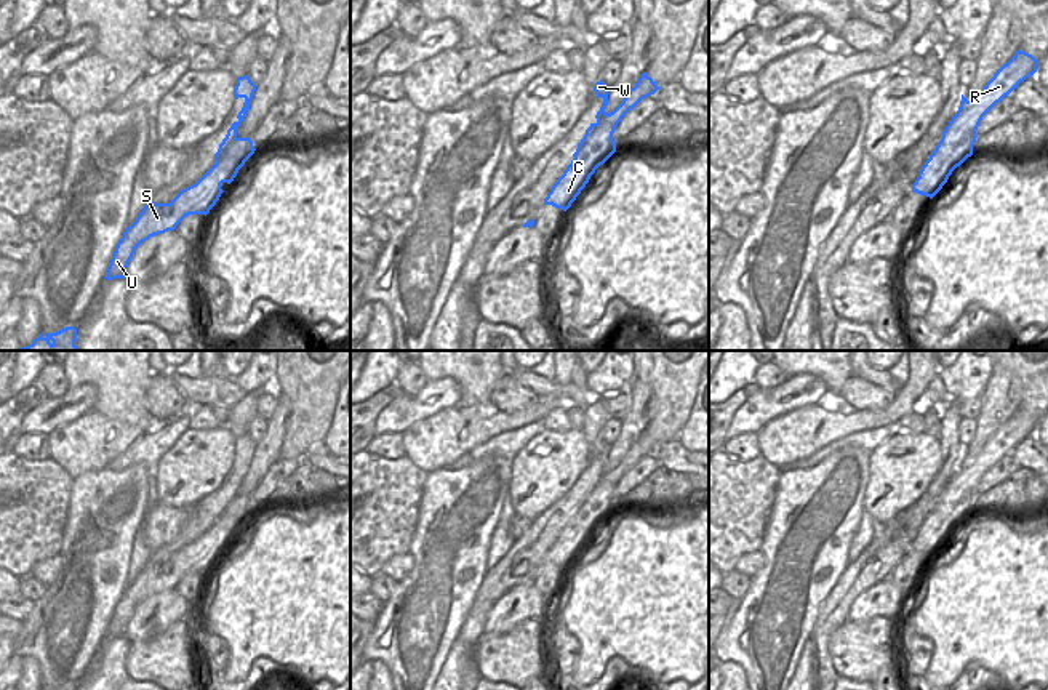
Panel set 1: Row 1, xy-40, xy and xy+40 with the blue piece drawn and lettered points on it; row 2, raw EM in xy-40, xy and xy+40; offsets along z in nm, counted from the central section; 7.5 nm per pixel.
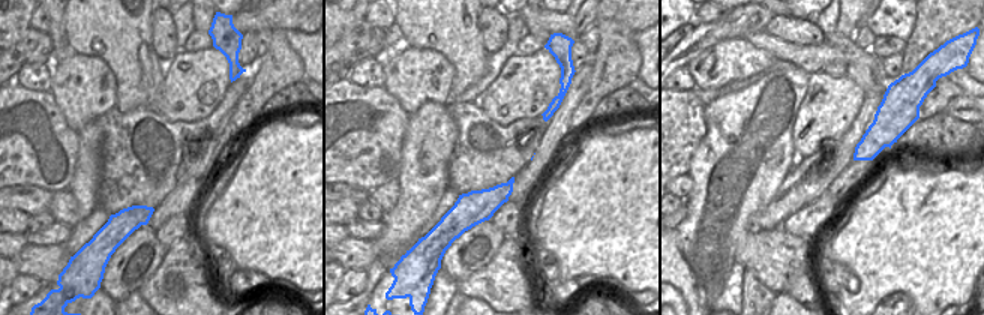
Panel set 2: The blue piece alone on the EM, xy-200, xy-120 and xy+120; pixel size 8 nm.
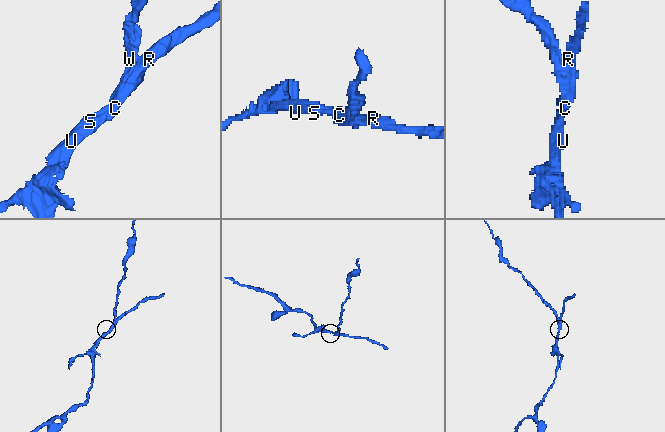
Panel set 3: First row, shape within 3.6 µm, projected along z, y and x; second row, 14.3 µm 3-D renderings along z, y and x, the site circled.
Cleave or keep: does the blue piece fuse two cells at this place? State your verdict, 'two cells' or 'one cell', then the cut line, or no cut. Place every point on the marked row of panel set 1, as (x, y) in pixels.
two cells; cut xy (605, 112), (591, 138), (575, 157)

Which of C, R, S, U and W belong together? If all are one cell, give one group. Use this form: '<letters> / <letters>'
C R S U / W

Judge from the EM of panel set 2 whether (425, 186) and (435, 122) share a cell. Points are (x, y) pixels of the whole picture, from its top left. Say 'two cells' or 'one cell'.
one cell

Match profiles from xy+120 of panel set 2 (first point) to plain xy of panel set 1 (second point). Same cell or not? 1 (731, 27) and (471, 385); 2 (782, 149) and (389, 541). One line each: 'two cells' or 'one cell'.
1: two cells
2: two cells

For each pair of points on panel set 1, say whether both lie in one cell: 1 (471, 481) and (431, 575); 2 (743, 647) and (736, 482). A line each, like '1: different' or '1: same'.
1: same
2: different

